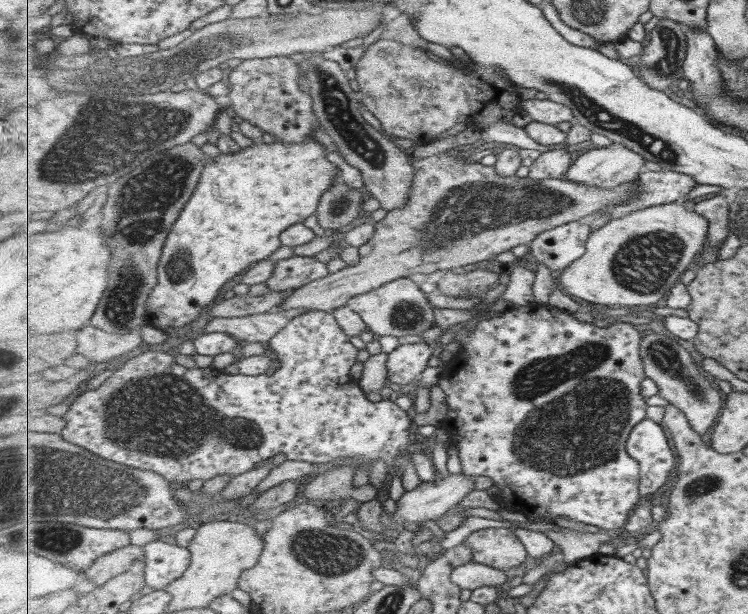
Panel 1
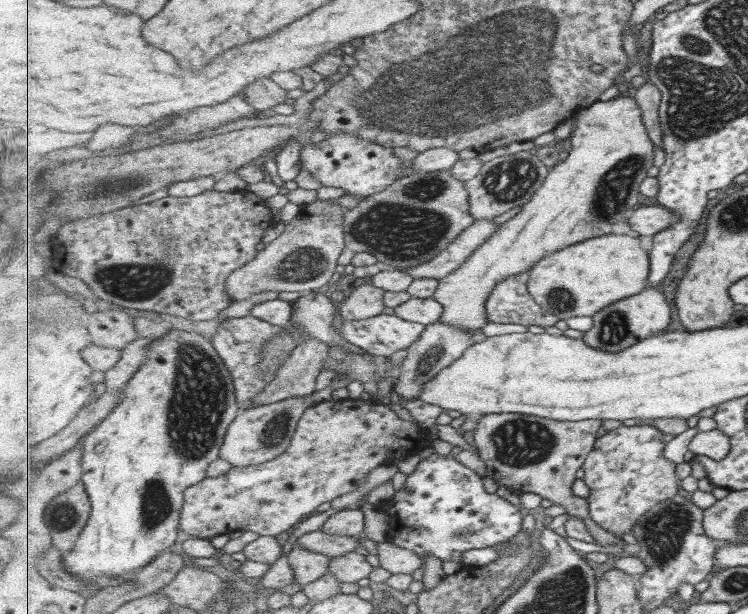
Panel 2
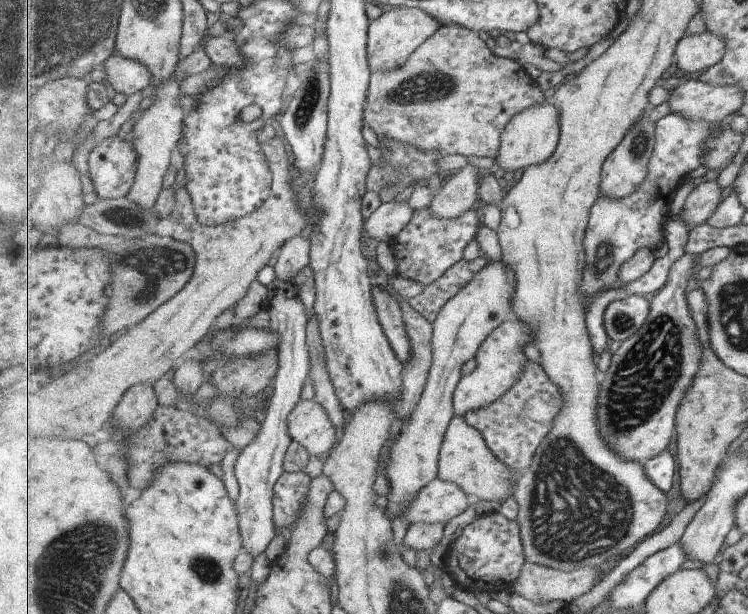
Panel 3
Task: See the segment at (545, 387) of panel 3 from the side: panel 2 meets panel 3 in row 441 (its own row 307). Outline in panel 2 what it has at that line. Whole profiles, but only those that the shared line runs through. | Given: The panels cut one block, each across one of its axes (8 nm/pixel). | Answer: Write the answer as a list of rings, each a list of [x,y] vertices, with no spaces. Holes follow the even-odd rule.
[[[532,269],[497,283],[488,300],[489,322],[527,326],[555,326],[560,316],[546,311],[528,289]]]

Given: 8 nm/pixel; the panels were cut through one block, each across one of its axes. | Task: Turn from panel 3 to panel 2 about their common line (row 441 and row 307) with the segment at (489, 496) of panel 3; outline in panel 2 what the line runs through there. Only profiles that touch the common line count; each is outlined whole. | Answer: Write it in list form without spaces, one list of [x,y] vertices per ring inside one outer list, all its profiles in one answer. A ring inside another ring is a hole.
[[[617,96],[610,101],[593,103],[584,111],[581,111],[575,117],[575,120],[573,120],[572,134],[568,142],[570,146],[567,158],[559,161],[559,164],[550,169],[548,178],[545,179],[545,182],[541,185],[540,190],[536,192],[536,195],[533,196],[527,204],[521,207],[521,211],[518,214],[515,214],[513,218],[505,222],[487,242],[483,242],[483,244],[457,268],[457,271],[452,272],[449,276],[440,280],[440,285],[433,296],[435,300],[440,301],[440,303],[444,305],[445,309],[444,315],[439,321],[467,329],[468,332],[477,335],[477,333],[480,333],[481,328],[489,322],[488,300],[491,294],[493,294],[493,291],[496,290],[497,283],[501,283],[503,279],[507,279],[513,275],[521,274],[523,271],[529,271],[533,266],[537,266],[537,263],[541,262],[541,259],[548,258],[548,256],[555,251],[560,251],[565,247],[571,246],[571,244],[574,245],[583,242],[583,240],[609,234],[615,224],[626,221],[627,218],[631,218],[631,213],[635,210],[635,206],[639,204],[639,195],[641,195],[640,186],[647,178],[646,176],[649,176],[649,170],[655,166],[655,144],[652,142],[648,128],[645,127],[644,112],[643,109],[641,109],[641,105],[637,103],[637,100],[635,100],[634,97]]]

